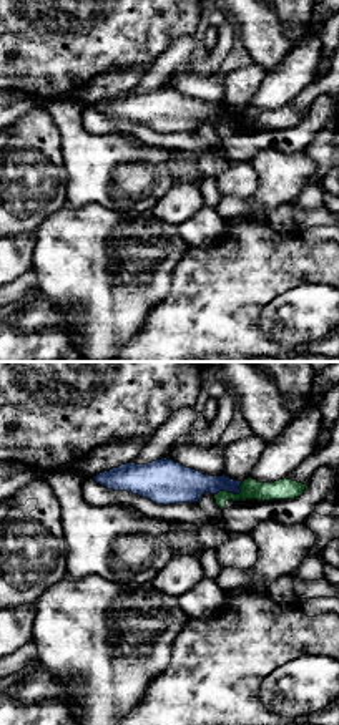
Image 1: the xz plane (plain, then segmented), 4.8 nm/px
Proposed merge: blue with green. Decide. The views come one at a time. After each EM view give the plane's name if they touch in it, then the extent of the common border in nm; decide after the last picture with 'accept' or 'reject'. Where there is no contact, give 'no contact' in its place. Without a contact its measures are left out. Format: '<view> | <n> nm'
xz | 160 nm

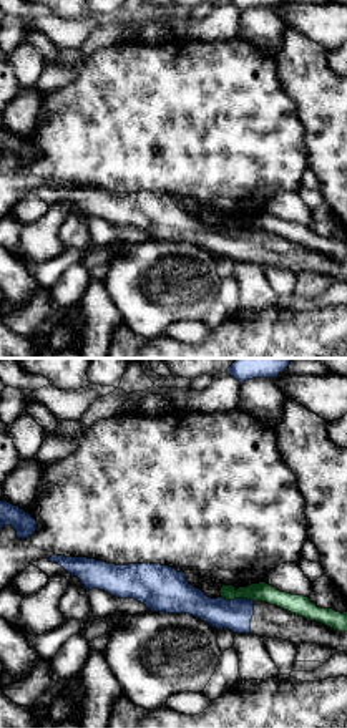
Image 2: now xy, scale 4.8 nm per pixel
xy | 170 nm

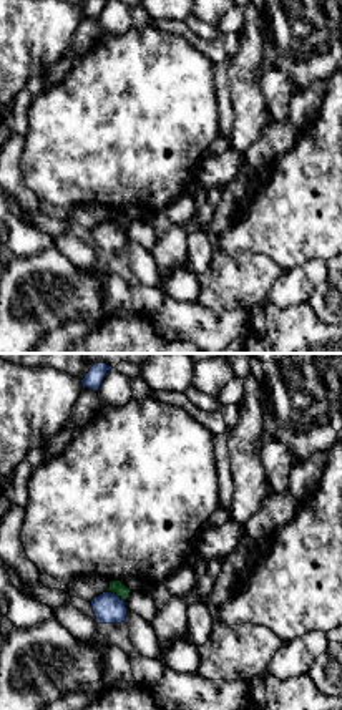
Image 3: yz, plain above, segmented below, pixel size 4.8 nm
yz | 90 nm

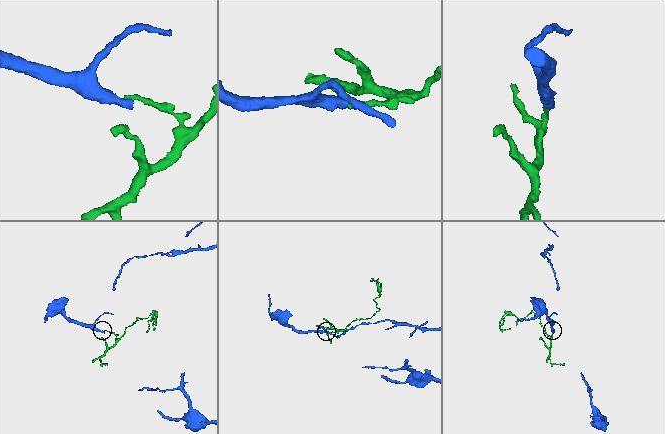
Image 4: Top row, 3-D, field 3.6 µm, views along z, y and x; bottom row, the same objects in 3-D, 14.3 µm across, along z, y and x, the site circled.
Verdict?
reject

